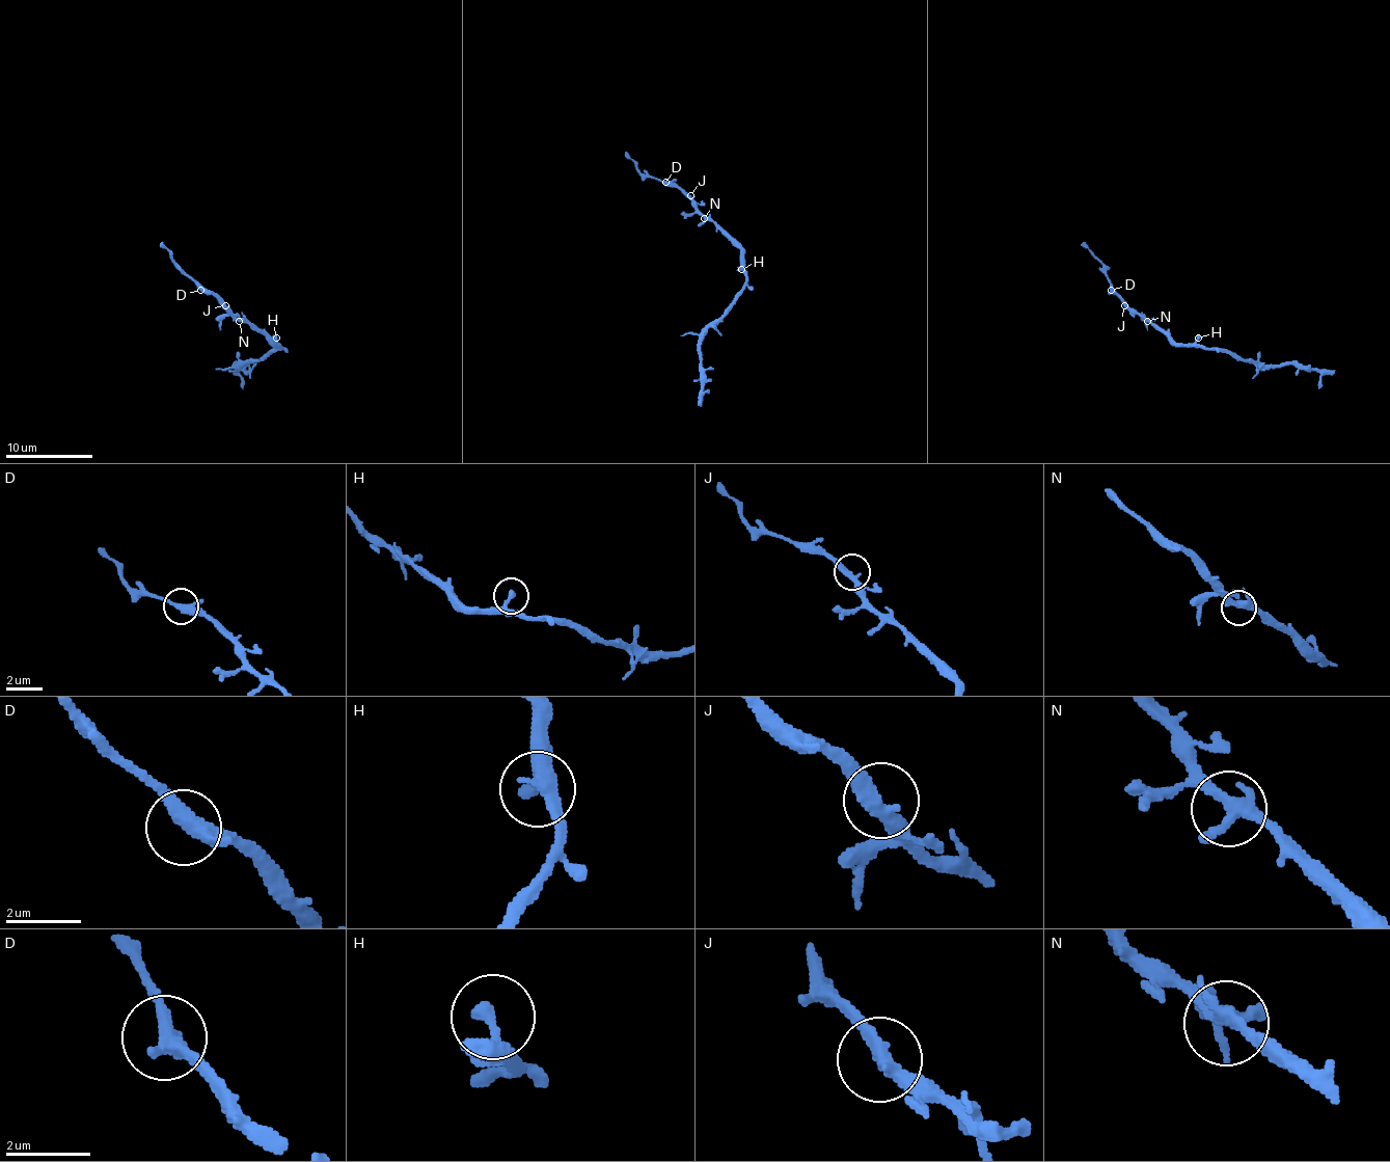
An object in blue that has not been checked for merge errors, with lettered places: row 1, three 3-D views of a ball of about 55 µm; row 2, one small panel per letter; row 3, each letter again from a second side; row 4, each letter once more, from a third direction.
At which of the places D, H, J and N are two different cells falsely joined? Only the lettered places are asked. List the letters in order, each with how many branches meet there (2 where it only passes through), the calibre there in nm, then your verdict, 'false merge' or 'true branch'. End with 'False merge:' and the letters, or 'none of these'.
D: 3 | 320 nm | true branch
H: 3 | 200 nm | true branch
J: 2 | 360 nm | true branch
N: 4 | 320 nm | true branch
False merge: none of these

